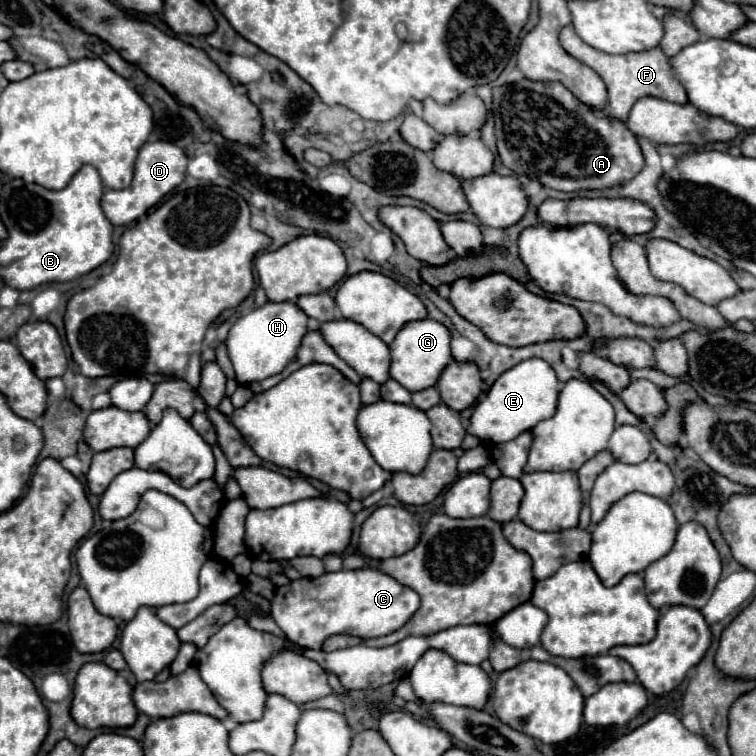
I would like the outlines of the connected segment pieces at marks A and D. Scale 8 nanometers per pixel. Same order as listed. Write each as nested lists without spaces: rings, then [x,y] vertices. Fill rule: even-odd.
[[[519,80],[513,86],[493,88],[493,116],[495,116],[495,136],[501,162],[515,174],[525,174],[539,180],[547,188],[561,192],[577,190],[605,190],[619,186],[635,178],[645,166],[645,158],[637,136],[615,118],[599,116],[593,108],[579,102],[565,86],[559,82],[531,82]]]
[[[147,142],[141,146],[137,162],[135,162],[135,176],[133,182],[123,190],[105,190],[101,198],[101,208],[113,226],[125,226],[135,222],[143,216],[151,206],[155,206],[167,192],[179,186],[187,172],[187,154],[173,142]]]

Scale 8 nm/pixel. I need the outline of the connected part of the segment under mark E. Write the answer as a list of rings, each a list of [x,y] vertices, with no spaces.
[[[541,358],[523,360],[517,366],[503,372],[493,382],[485,398],[473,406],[467,432],[477,436],[485,444],[509,442],[517,438],[521,432],[531,430],[537,422],[553,416],[553,410],[557,408],[557,394],[559,394],[559,380],[553,368]]]

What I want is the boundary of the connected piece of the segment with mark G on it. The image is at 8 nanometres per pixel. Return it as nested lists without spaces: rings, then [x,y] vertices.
[[[431,318],[425,320],[413,320],[407,322],[395,336],[395,340],[389,344],[391,350],[391,368],[389,374],[393,380],[397,380],[401,386],[405,386],[409,392],[419,392],[437,382],[441,376],[441,370],[453,360],[451,356],[451,334],[449,330]]]

